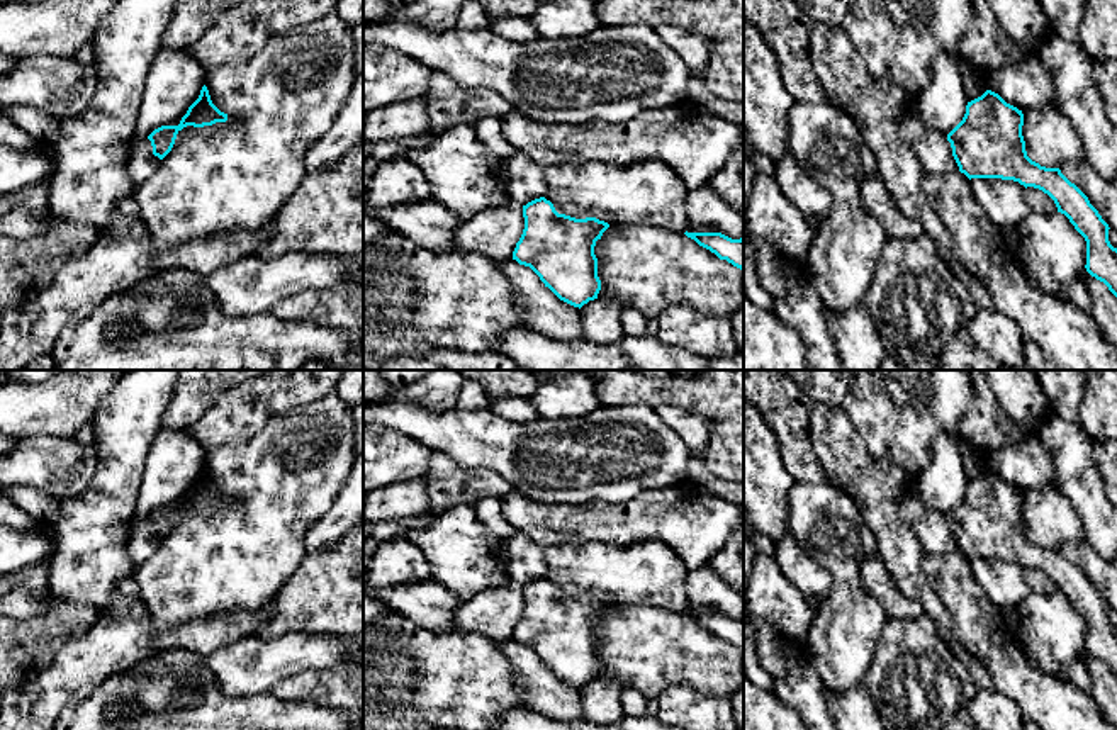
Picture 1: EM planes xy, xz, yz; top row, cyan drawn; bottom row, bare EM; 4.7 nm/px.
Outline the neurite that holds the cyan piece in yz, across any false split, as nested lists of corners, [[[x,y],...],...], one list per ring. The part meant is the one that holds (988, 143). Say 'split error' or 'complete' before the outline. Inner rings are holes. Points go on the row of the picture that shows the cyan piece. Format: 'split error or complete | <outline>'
complete | [[[986,90],[981,97],[968,102],[963,121],[947,134],[952,156],[959,171],[971,178],[1002,178],[1034,187],[1047,194],[1058,212],[1064,214],[1086,241],[1086,272],[1103,282],[1117,297],[1117,248],[1109,241],[1109,224],[1090,204],[1088,197],[1071,183],[1059,168],[1046,168],[1032,161],[1025,151],[1022,136],[1024,114],[1007,104],[998,93]]]

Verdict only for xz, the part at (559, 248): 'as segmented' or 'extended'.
as segmented

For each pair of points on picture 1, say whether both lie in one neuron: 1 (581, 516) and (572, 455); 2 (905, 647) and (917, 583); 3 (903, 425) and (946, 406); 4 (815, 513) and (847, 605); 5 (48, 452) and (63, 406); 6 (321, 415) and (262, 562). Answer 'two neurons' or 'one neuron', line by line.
1: two neurons
2: two neurons
3: one neuron
4: one neuron
5: two neurons
6: one neuron

